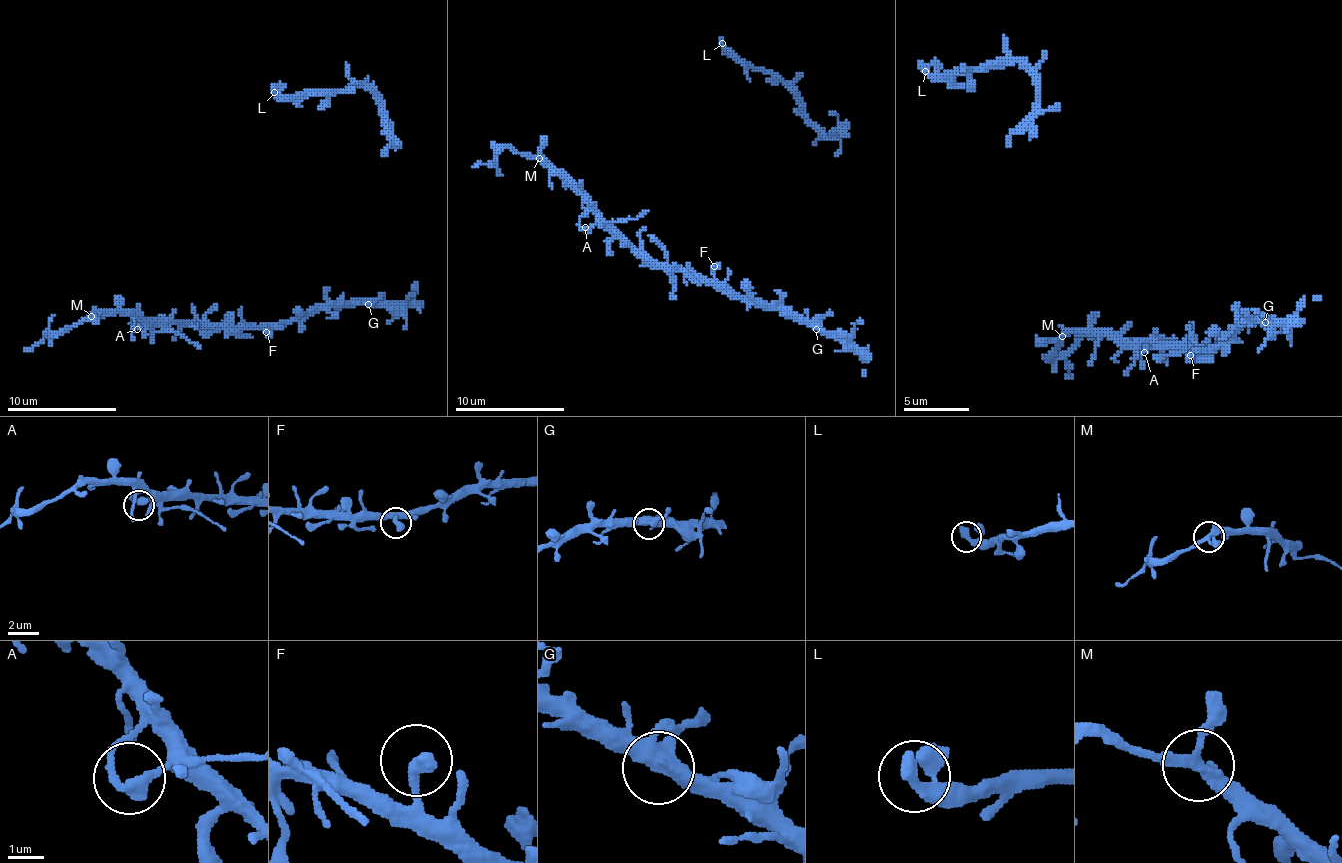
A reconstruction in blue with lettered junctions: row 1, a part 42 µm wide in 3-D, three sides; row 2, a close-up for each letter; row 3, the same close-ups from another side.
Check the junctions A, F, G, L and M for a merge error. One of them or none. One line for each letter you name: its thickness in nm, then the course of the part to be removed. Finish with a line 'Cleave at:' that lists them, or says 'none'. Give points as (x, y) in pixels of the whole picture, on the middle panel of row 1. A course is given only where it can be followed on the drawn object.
Cleave at: none

